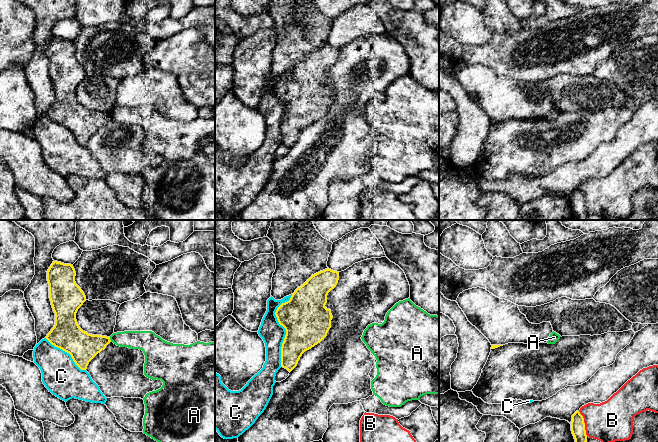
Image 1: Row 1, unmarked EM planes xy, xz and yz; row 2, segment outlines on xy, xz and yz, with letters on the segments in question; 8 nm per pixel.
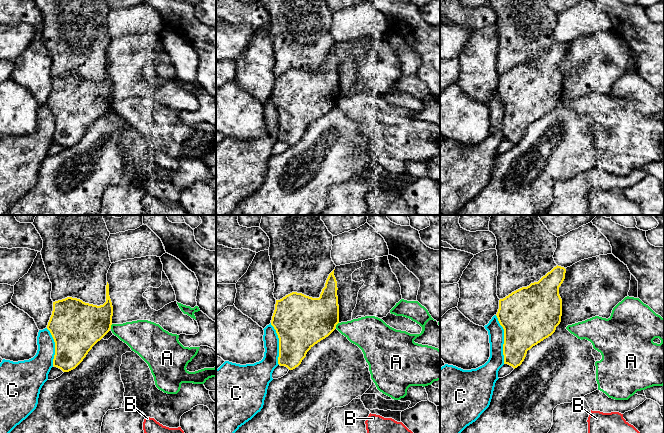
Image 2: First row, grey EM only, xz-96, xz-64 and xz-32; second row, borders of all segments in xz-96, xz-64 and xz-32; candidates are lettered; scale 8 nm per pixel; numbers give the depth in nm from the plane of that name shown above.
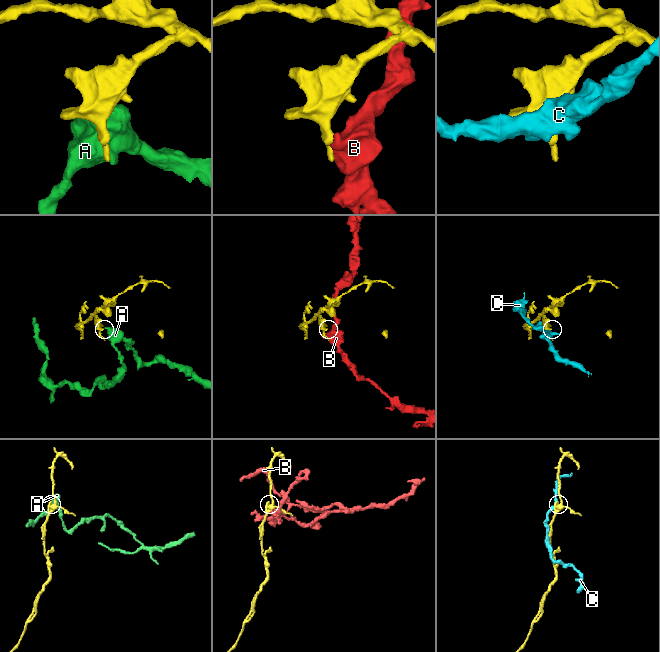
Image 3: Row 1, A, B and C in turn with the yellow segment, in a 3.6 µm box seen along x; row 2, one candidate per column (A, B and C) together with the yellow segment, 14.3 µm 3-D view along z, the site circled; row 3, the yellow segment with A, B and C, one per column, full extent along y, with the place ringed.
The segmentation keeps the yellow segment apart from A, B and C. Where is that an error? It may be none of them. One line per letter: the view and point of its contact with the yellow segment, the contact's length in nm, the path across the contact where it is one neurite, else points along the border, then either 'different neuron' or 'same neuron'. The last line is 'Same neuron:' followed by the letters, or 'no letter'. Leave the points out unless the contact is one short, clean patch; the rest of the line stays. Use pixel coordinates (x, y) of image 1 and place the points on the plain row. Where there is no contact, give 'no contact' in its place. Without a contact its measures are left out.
A: xy (109, 115) | 40 nm | along xy (109, 113), (111, 117) | different neuron
B: yz (584, 200) | 220 nm | different neuron
C: xz (285, 105) | 600 nm | different neuron
Same neuron: no letter

